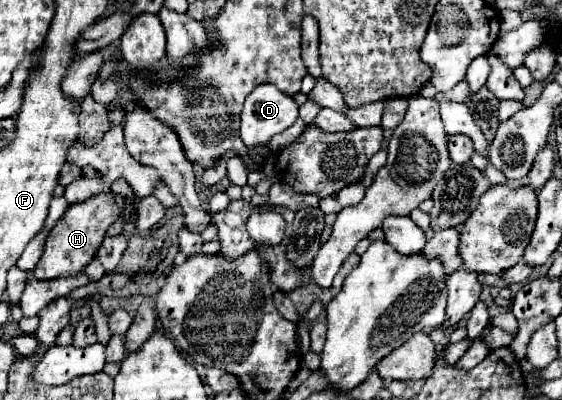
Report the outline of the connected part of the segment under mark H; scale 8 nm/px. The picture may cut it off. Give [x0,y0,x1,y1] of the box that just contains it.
[33,194,121,280]

